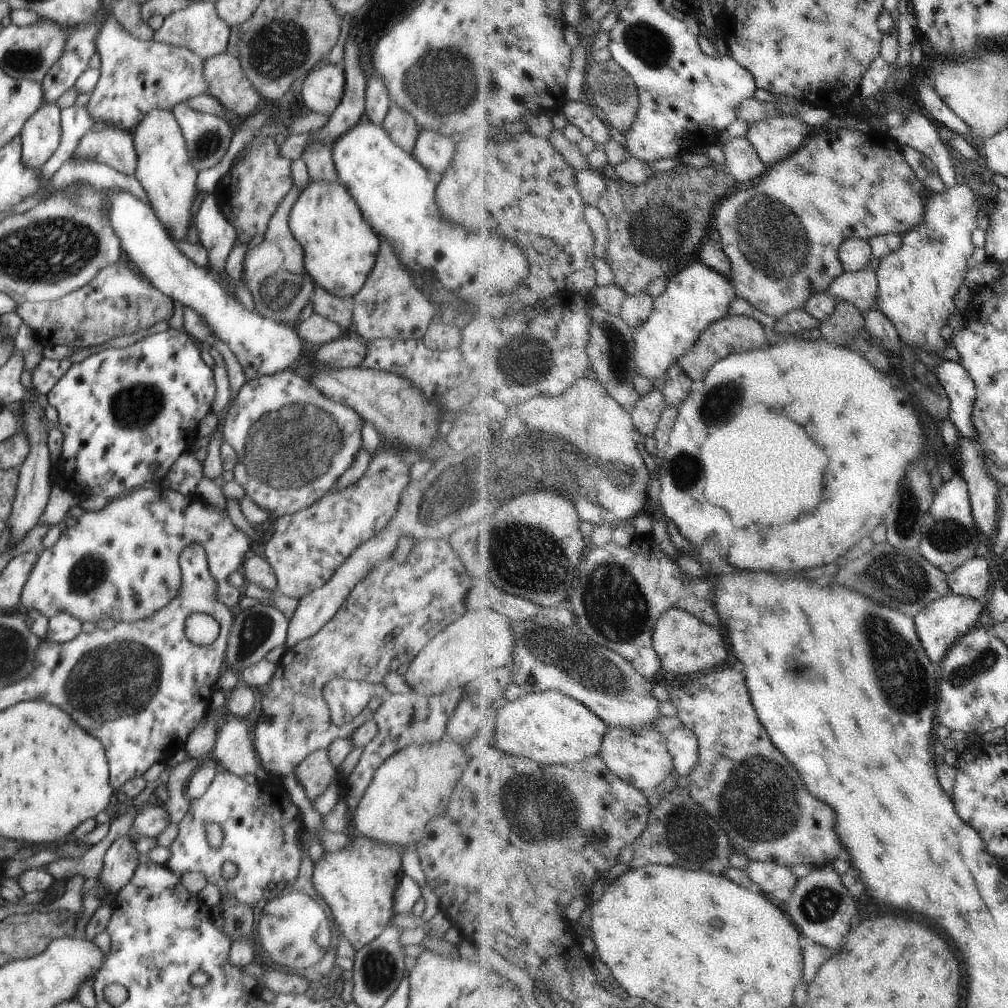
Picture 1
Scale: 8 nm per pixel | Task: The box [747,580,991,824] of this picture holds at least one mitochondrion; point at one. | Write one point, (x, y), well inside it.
(899, 673)

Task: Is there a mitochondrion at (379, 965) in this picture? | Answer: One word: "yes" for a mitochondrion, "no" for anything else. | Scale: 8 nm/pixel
yes

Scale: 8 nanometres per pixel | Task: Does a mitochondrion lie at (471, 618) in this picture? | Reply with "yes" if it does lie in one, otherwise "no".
no

